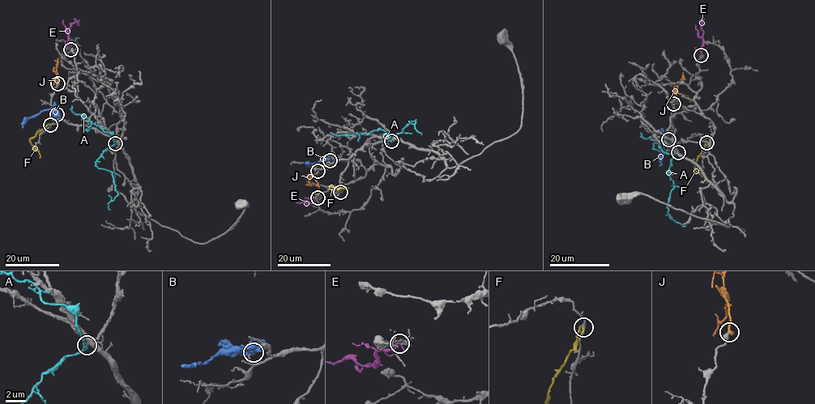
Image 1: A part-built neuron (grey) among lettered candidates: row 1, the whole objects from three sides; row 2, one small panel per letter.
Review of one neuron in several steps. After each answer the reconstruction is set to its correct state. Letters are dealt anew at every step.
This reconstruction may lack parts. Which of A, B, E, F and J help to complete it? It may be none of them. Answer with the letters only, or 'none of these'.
J

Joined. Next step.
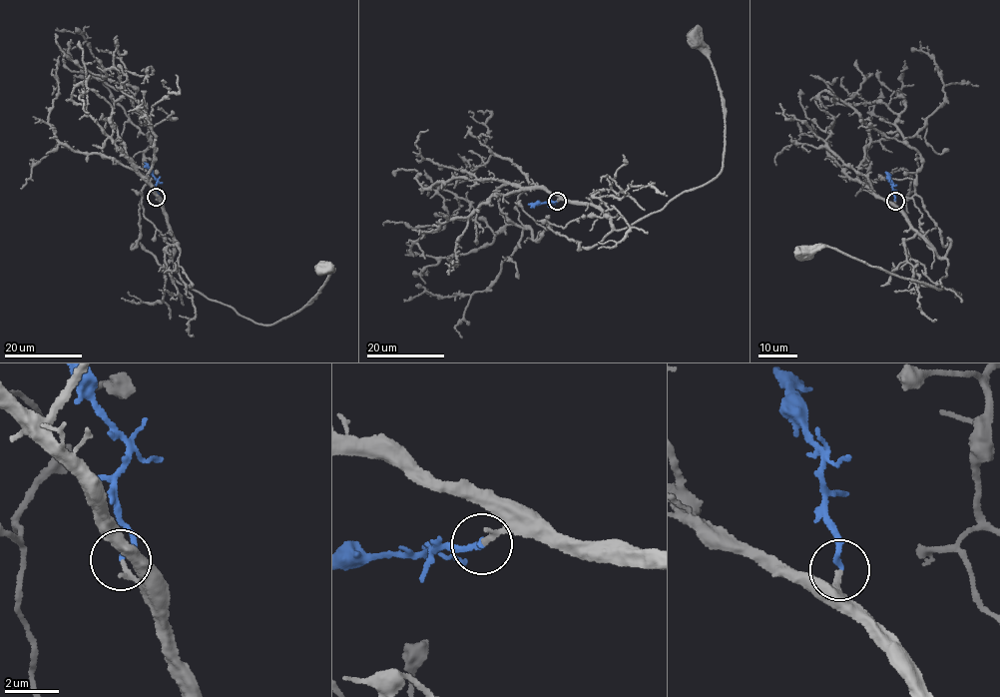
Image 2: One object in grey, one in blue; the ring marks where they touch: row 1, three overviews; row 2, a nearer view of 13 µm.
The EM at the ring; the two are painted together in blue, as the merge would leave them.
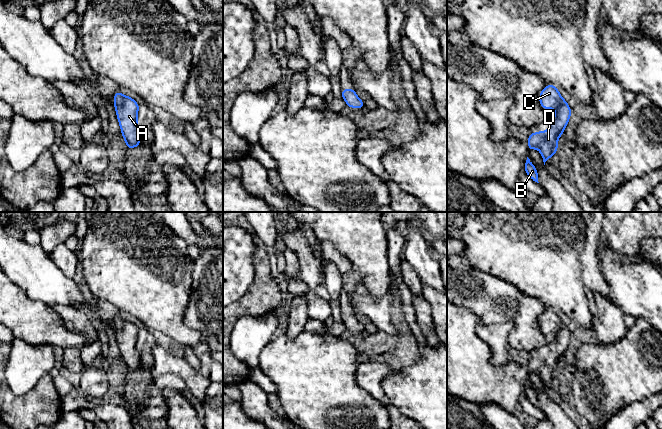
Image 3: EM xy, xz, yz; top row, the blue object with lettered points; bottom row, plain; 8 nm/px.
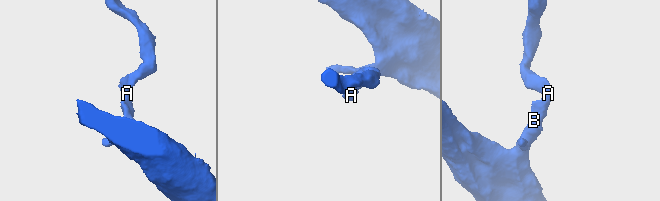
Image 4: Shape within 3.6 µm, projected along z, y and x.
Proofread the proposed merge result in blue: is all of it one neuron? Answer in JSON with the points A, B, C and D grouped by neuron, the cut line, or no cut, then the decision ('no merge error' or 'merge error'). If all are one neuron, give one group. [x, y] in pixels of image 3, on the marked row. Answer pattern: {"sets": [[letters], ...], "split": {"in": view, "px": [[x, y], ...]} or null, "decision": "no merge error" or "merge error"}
{"sets": [["A", "B", "C", "D"]], "split": null, "decision": "no merge error"}

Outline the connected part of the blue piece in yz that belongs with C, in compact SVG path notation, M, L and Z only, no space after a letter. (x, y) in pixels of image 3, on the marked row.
M548 84L540 92L539 102L543 109L554 109L555 116L549 121L546 131L528 135L528 150L537 149L543 157L545 165L545 162L557 153L558 140L564 134L572 111L558 88L552 84Z

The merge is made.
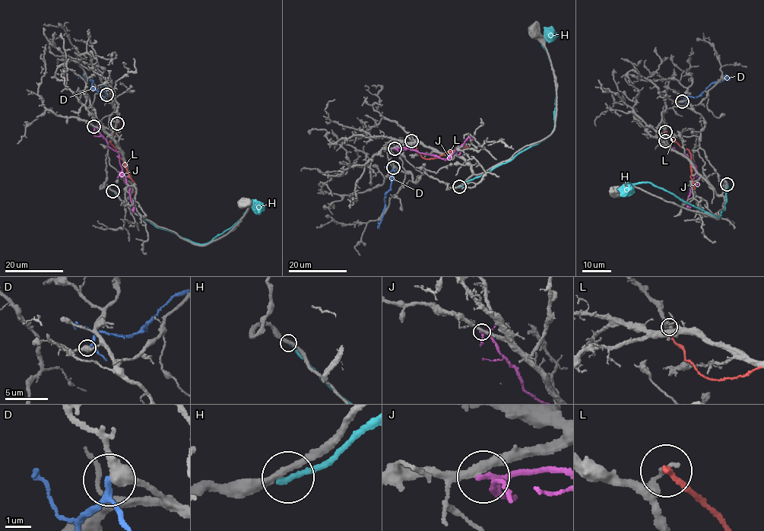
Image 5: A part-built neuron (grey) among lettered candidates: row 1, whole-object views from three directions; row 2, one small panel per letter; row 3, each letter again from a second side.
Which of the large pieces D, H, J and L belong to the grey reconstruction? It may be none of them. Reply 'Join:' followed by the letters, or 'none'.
Join: none

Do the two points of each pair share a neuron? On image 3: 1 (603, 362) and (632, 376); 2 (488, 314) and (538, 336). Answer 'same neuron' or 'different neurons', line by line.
1: same neuron
2: same neuron

